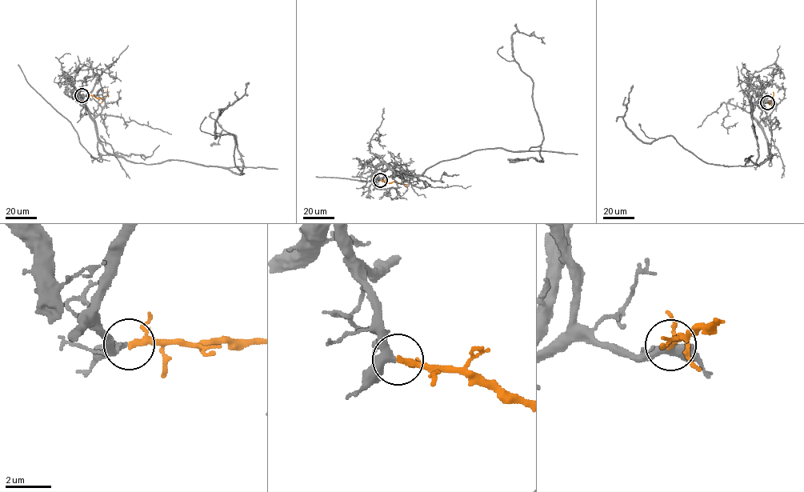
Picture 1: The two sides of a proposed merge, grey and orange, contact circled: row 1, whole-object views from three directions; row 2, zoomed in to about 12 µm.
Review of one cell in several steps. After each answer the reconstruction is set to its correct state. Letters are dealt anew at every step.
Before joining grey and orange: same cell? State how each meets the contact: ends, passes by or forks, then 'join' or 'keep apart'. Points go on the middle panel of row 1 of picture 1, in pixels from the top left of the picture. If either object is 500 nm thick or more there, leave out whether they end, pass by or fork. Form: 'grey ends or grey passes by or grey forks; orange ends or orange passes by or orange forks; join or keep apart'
grey passes by; orange passes by; join

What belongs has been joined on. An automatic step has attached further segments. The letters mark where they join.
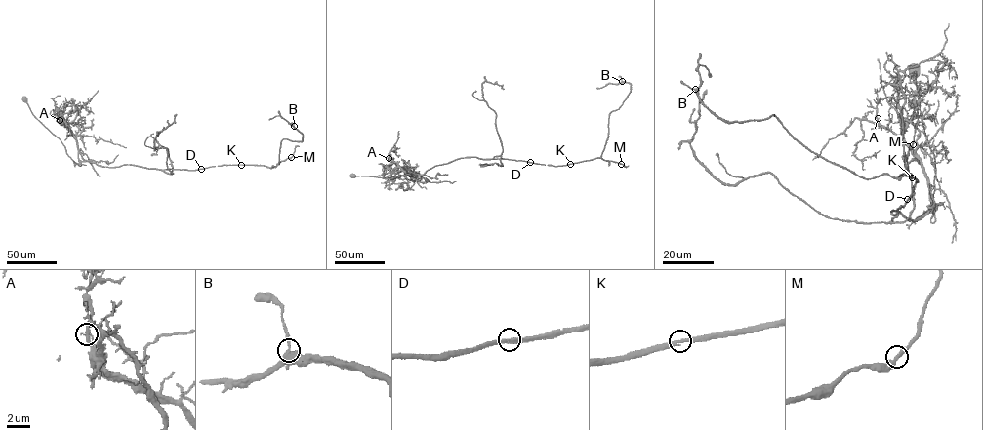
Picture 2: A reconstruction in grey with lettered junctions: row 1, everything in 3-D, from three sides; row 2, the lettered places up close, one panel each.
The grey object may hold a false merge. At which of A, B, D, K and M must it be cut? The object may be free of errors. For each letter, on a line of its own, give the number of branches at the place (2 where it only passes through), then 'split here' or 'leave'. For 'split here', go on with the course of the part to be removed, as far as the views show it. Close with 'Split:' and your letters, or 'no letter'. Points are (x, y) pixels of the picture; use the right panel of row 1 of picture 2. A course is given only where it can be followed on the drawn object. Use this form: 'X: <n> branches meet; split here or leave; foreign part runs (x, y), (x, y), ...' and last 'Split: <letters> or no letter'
A: 2 branches meet; split here; foreign part runs (877, 118), (878, 95), (874, 91)
B: 2 branches meet; leave
D: 2 branches meet; leave
K: 2 branches meet; leave
M: 2 branches meet; leave
Split: A

